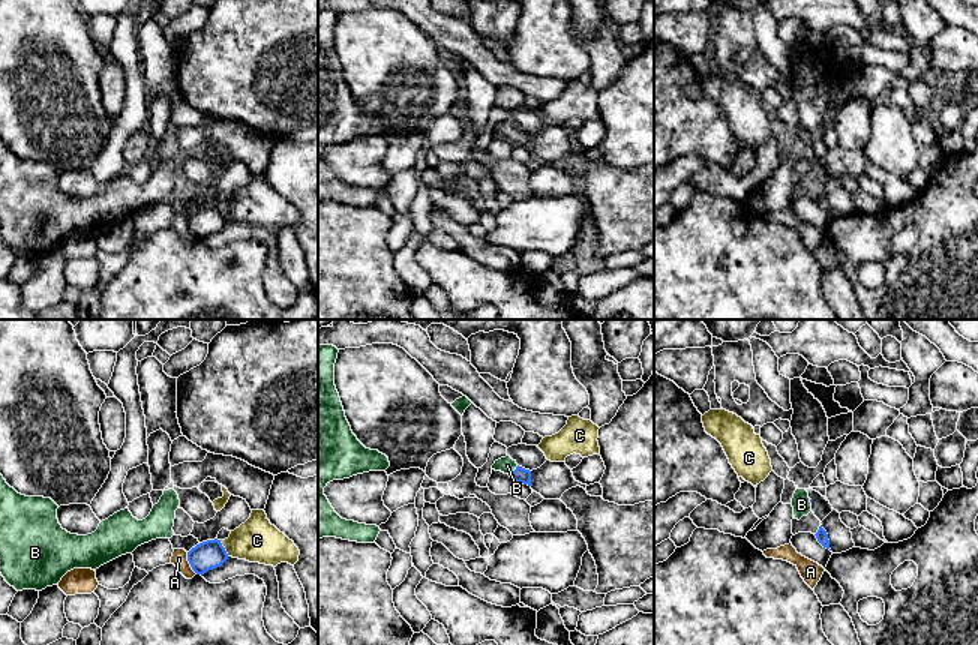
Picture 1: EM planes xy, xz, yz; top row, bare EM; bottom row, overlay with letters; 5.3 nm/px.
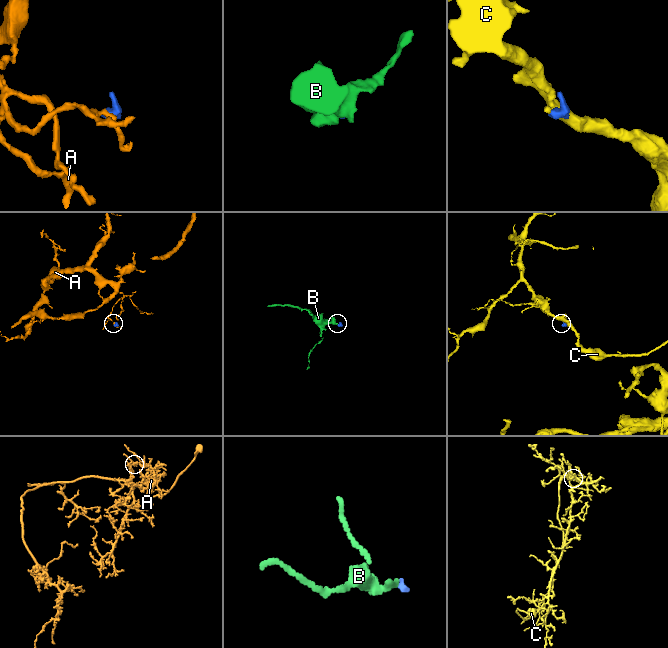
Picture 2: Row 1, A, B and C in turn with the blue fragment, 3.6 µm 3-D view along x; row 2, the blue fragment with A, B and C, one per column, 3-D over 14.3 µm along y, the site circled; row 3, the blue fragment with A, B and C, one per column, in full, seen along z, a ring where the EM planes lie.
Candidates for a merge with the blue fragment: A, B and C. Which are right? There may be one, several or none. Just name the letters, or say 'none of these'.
B

